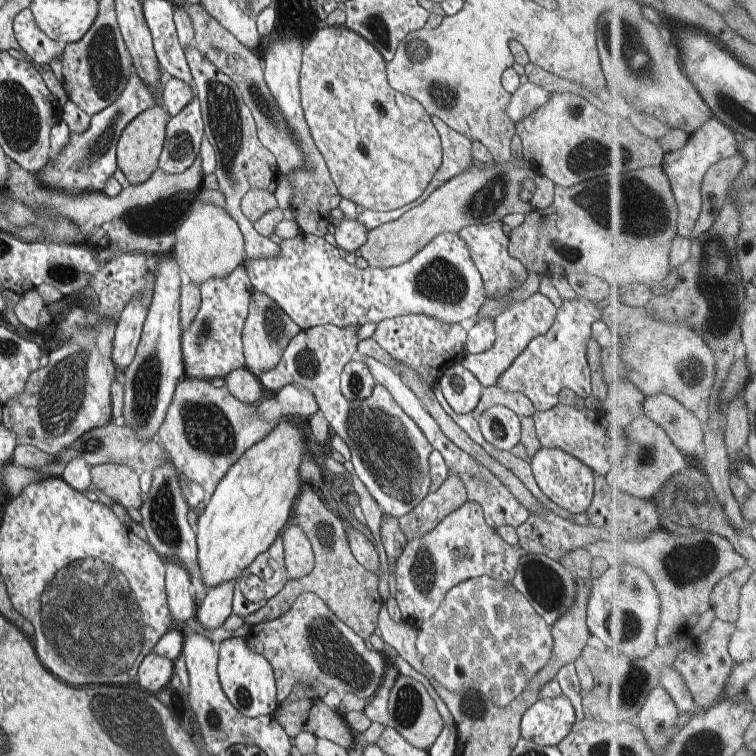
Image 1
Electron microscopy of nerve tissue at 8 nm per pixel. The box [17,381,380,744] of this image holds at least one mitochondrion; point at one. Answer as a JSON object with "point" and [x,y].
{"point":[92,622]}

